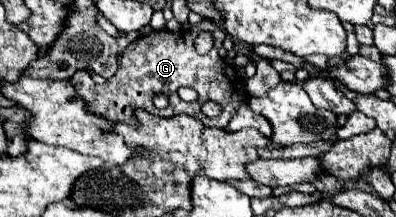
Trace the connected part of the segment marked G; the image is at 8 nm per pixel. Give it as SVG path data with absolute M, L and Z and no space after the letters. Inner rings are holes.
M202 20L194 26L190 26L188 30L180 30L180 32L170 32L170 30L152 30L146 36L140 36L138 40L134 40L132 44L128 44L122 50L122 58L120 58L120 68L118 72L108 78L104 84L96 84L92 80L92 76L86 70L76 72L70 82L76 88L76 94L86 102L86 108L106 120L114 120L114 122L124 122L124 124L136 124L134 118L134 110L136 108L144 108L150 114L158 114L158 116L176 116L176 114L190 114L198 120L202 120L206 126L218 126L224 128L228 124L228 120L234 116L234 112L238 110L240 102L248 100L248 94L244 92L242 86L242 78L238 76L236 68L230 66L224 58L220 58L218 50L222 48L222 42L226 38L226 32L214 24L212 20ZM200 32L210 32L214 34L214 48L208 54L198 54L194 50L194 38ZM180 86L190 86L198 92L198 100L196 102L184 102L178 96L178 88ZM156 92L164 92L170 98L170 104L164 110L154 108L152 104L152 96ZM204 102L216 102L222 106L222 112L218 118L206 118L202 114L202 104Z

